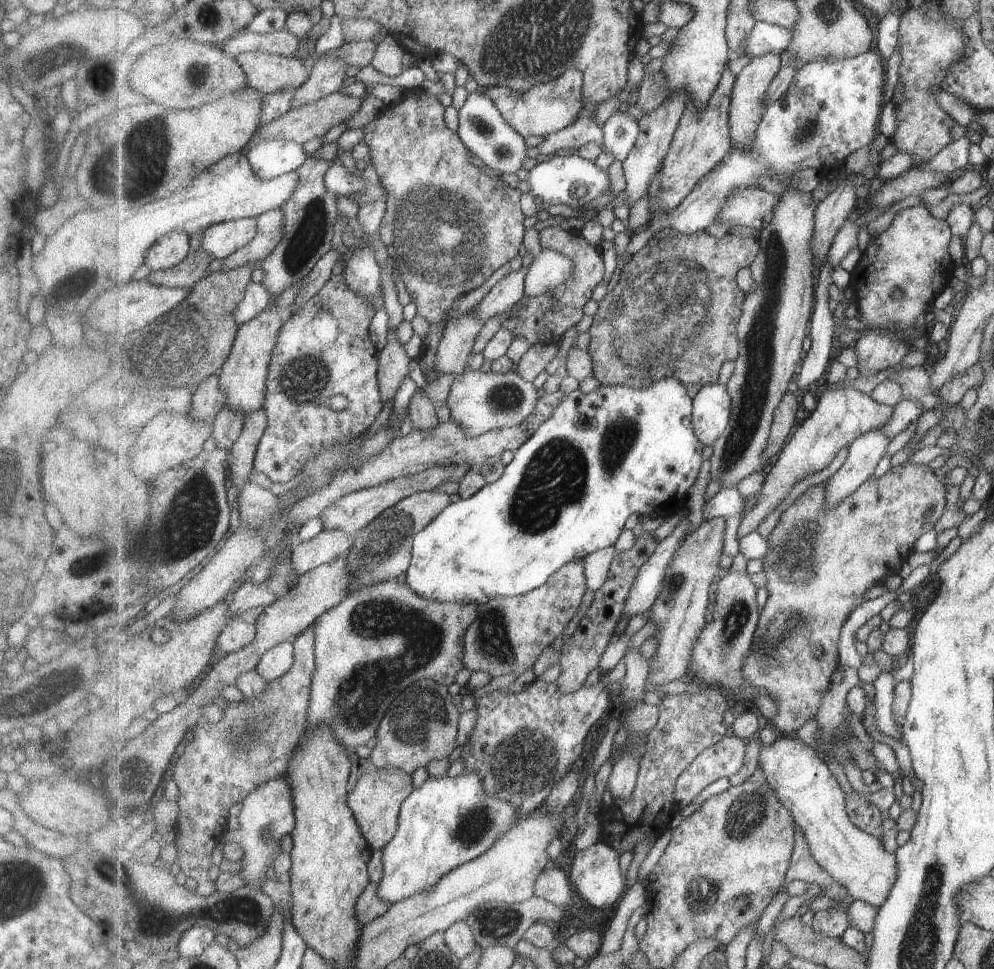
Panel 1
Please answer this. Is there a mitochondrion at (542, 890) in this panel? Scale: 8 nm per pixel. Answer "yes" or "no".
no

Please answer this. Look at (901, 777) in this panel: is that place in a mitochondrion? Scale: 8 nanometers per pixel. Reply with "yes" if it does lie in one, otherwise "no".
no

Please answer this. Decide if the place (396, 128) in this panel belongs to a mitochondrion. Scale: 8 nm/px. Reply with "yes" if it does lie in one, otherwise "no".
no

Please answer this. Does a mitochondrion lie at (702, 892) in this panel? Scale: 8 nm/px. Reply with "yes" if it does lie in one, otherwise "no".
yes

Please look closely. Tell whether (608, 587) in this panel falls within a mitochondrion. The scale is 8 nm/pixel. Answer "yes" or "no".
no

